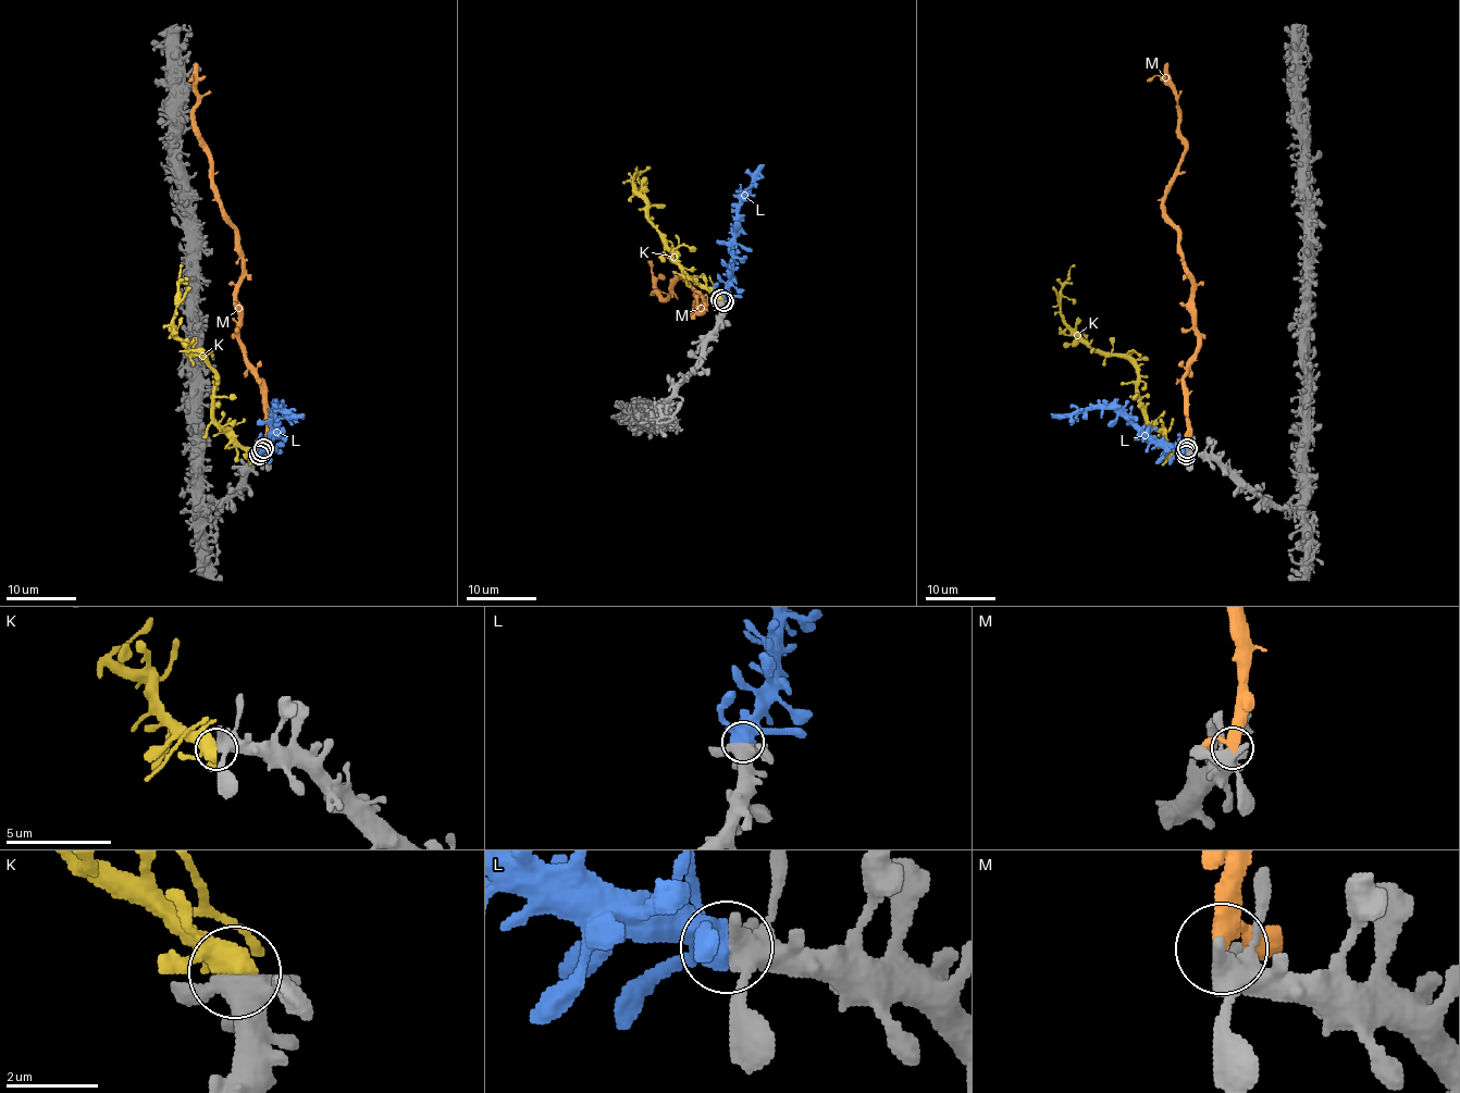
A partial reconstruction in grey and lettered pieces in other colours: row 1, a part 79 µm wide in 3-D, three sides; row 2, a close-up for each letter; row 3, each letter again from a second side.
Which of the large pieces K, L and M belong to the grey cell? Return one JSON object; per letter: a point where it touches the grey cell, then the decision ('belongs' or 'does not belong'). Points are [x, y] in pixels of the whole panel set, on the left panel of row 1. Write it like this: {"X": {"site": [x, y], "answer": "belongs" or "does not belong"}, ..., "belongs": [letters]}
{"K": {"site": [259, 455], "answer": "does not belong"}, "L": {"site": [261, 451], "answer": "belongs"}, "M": {"site": [263, 448], "answer": "does not belong"}, "belongs": ["L"]}

